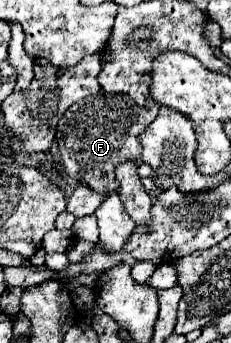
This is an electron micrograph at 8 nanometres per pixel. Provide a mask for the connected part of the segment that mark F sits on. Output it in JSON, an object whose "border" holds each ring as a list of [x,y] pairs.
{"border":[[[96,93],[90,95],[78,103],[74,103],[58,121],[56,129],[56,143],[62,153],[64,171],[80,181],[82,185],[88,185],[96,193],[112,193],[120,187],[114,169],[120,161],[138,159],[142,153],[138,135],[142,135],[148,127],[148,123],[154,121],[158,115],[160,105],[150,103],[146,109],[140,109],[134,105],[132,97],[122,93]]]}

